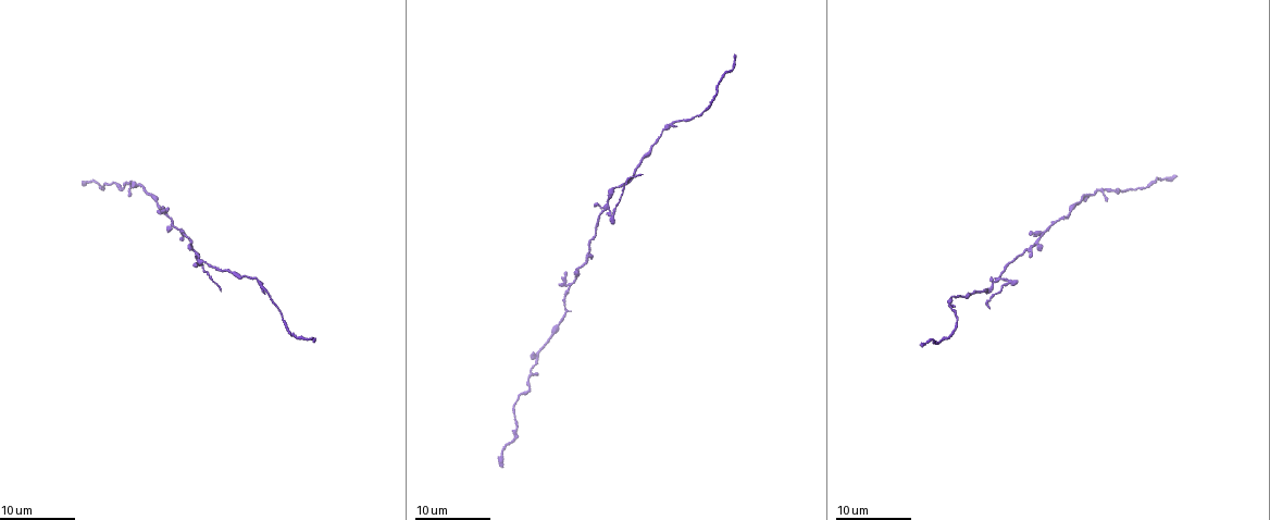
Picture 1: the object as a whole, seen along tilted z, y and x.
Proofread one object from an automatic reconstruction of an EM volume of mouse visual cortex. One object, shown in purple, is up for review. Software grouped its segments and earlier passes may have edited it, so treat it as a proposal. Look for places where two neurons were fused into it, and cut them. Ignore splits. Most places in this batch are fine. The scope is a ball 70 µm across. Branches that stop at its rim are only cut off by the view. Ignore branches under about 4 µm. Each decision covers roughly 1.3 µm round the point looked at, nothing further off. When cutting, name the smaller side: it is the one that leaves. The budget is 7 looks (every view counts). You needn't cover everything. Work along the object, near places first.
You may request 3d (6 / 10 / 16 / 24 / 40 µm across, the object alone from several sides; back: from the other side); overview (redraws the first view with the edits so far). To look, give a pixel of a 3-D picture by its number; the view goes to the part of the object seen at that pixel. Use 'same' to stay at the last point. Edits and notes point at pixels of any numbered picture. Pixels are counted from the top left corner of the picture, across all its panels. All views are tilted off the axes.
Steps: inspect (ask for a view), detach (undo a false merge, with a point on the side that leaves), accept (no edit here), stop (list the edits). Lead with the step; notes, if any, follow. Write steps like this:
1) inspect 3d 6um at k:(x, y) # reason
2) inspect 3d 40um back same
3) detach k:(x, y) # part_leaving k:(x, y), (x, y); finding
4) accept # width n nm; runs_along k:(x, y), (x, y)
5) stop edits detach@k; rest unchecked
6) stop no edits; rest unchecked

inspect 3d 6um at 1:(563, 308) # narrows sharply

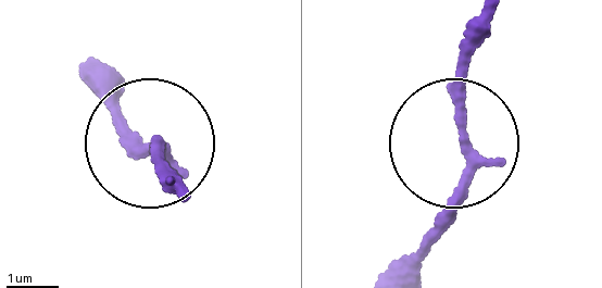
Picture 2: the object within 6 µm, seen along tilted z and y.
accept # runs_along 2:(188, 186), (117, 120); one neuron here

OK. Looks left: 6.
inspect 3d 6um at 1:(127, 183) # side arm on a straight run

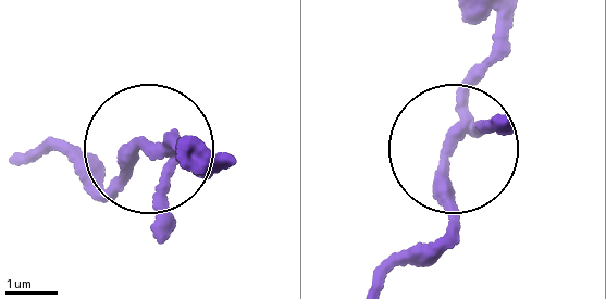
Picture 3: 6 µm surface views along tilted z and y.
accept # arms 3; runs_along 3:(231, 165), (172, 144), (140, 150), (115, 176), (102, 166); all the same neuron

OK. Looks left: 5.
inspect 3d 10um at 1:(591, 244)

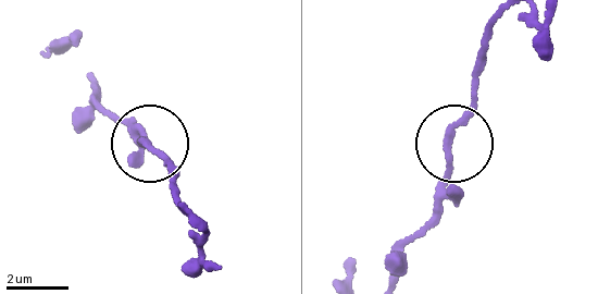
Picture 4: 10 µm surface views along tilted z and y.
accept # runs_along 4:(451, 137), (482, 56); one neuron here

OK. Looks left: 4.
inspect 3d 6um at 1:(256, 277) # thick turns thin

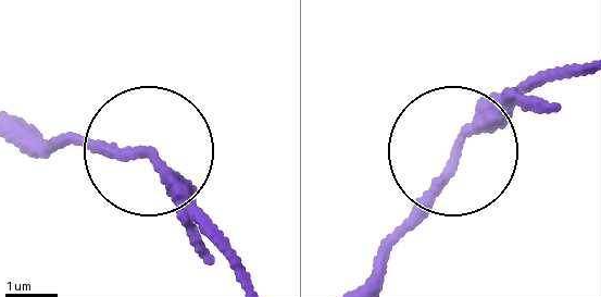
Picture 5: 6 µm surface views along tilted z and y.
inspect 3d 6um back at 5:(456, 158) # other side

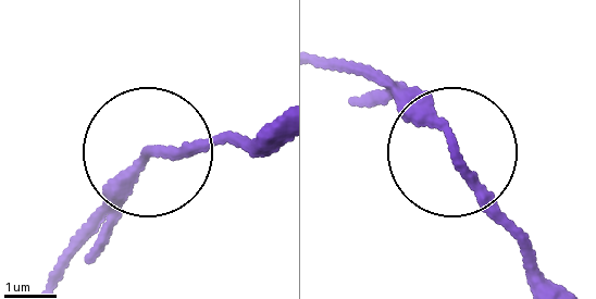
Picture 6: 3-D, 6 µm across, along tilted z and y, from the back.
accept # width 180 nm; runs_along 6:(538, 286), (438, 126), (372, 77); continuous, no second neuron

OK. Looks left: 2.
stop no edits; rest unchecked

